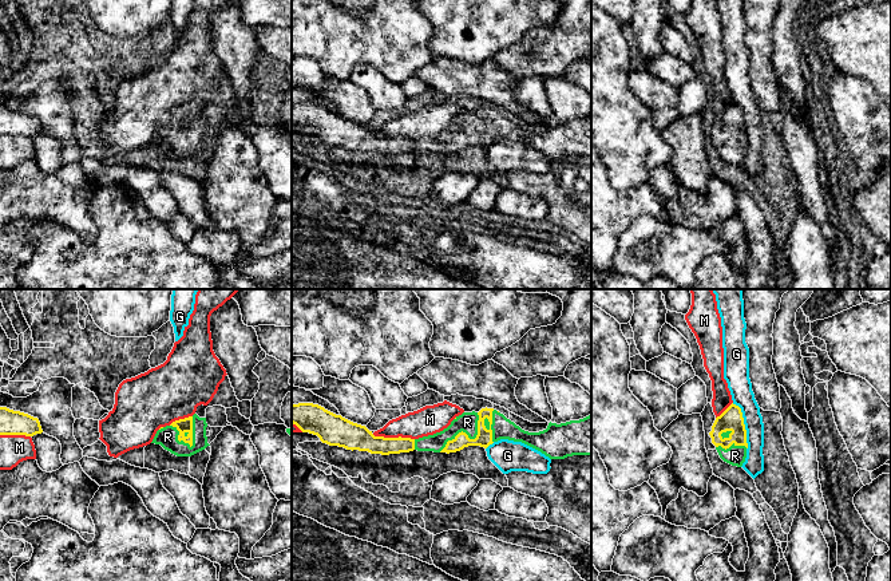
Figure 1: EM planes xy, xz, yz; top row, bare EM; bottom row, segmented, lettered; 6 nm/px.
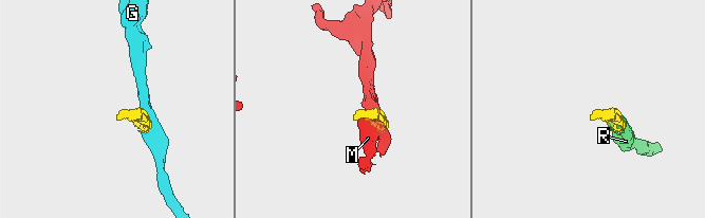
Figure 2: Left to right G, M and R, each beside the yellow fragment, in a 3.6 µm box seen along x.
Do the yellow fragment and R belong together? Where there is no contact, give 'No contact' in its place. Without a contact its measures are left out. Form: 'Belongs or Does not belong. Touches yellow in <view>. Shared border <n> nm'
Belongs. Touches yellow in xz. Shared border 340 nm

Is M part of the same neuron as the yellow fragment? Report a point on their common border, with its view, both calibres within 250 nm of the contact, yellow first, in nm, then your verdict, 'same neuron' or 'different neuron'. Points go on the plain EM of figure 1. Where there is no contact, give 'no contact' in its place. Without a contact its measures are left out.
meets yellow in xz at (393, 138); 160 nm thick on the yellow side, 170 nm on the other; different neuron

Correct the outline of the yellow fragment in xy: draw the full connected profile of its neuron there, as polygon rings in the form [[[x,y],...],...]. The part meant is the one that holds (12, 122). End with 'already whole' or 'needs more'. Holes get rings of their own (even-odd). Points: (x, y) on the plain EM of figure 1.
[[[0,107],[0,135],[33,137],[41,133],[43,130],[37,118]]] | already whole

